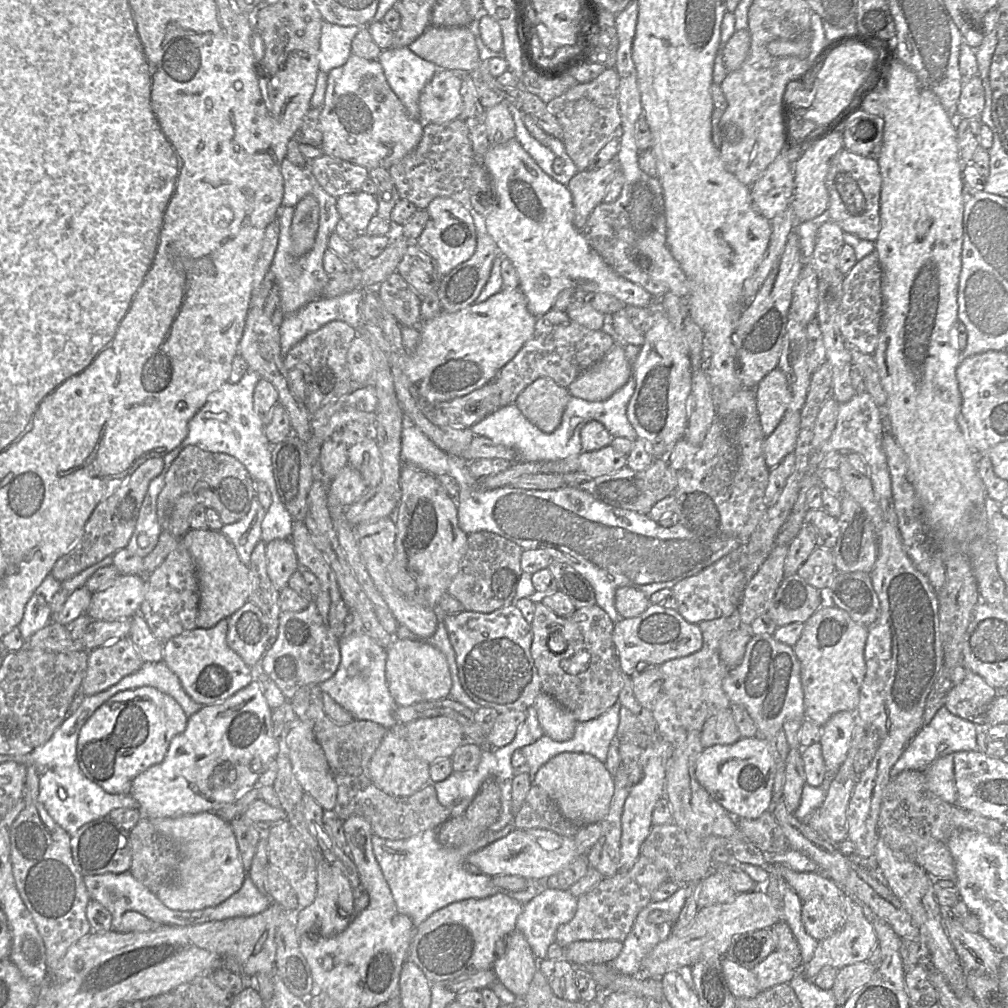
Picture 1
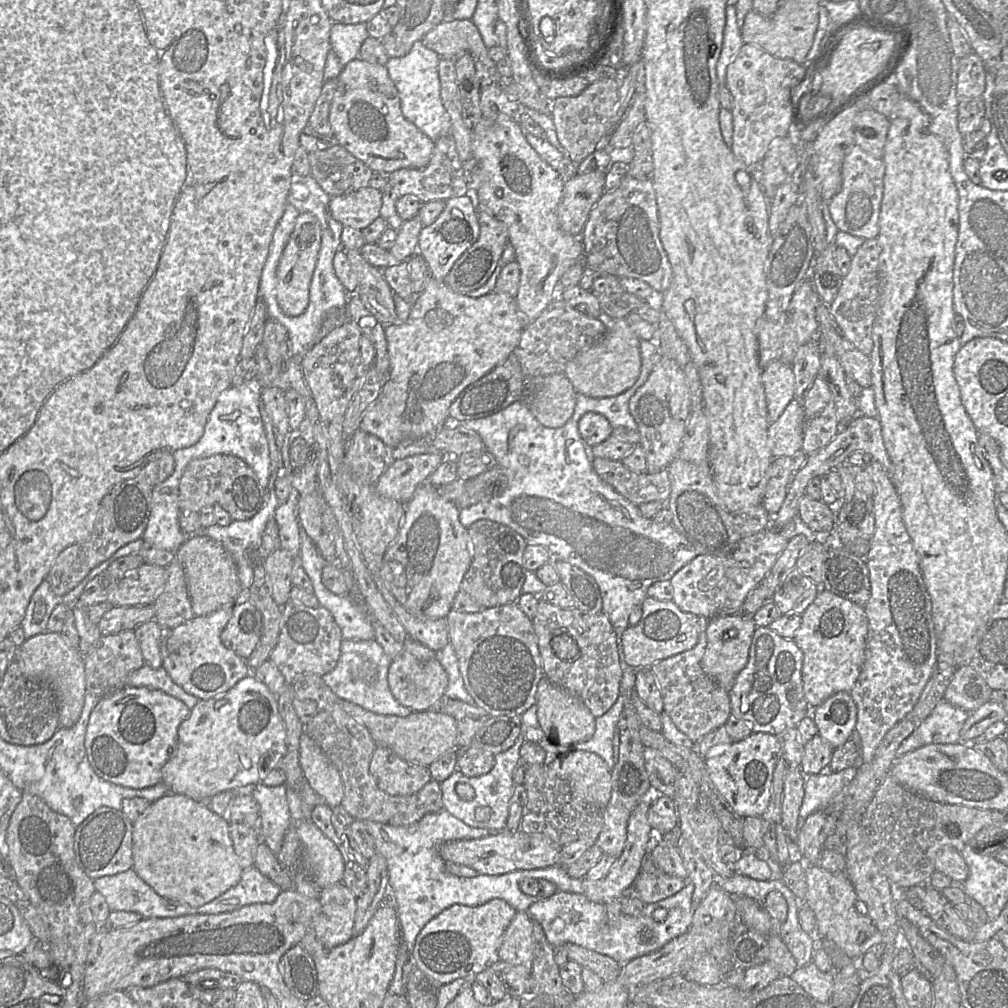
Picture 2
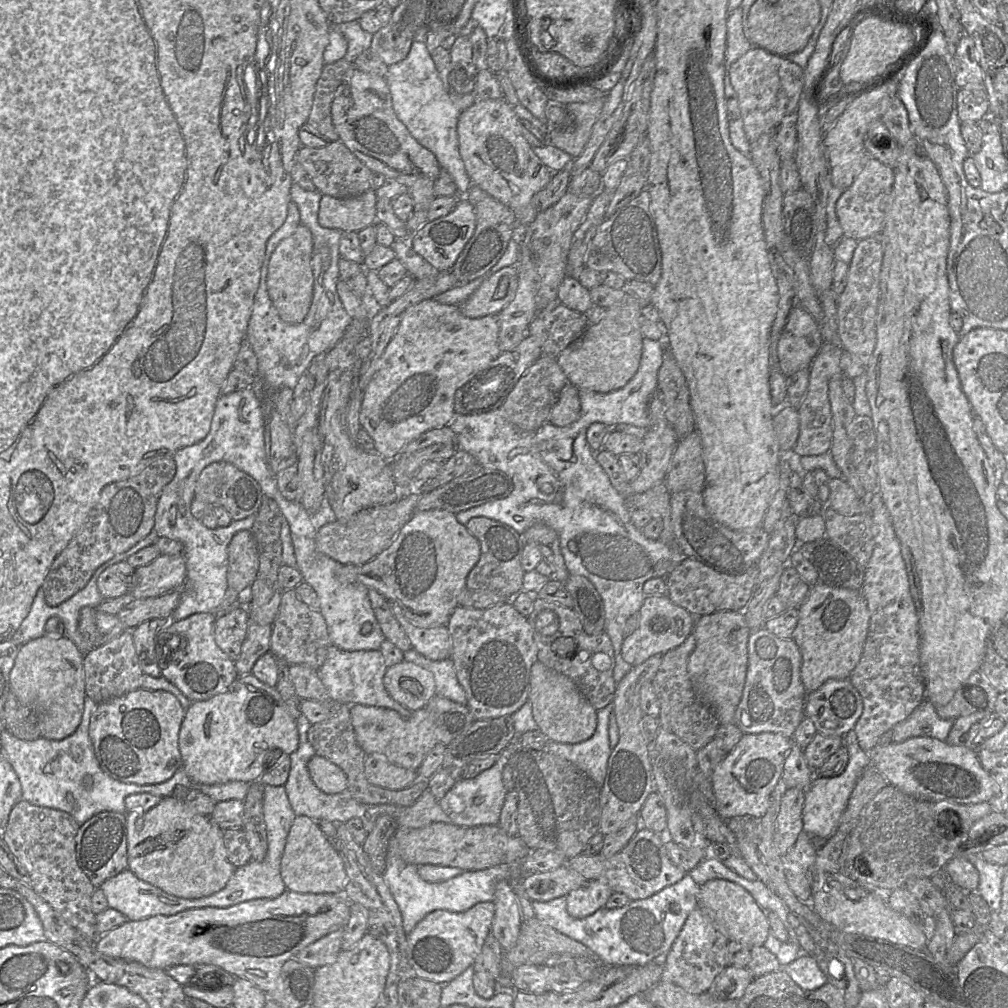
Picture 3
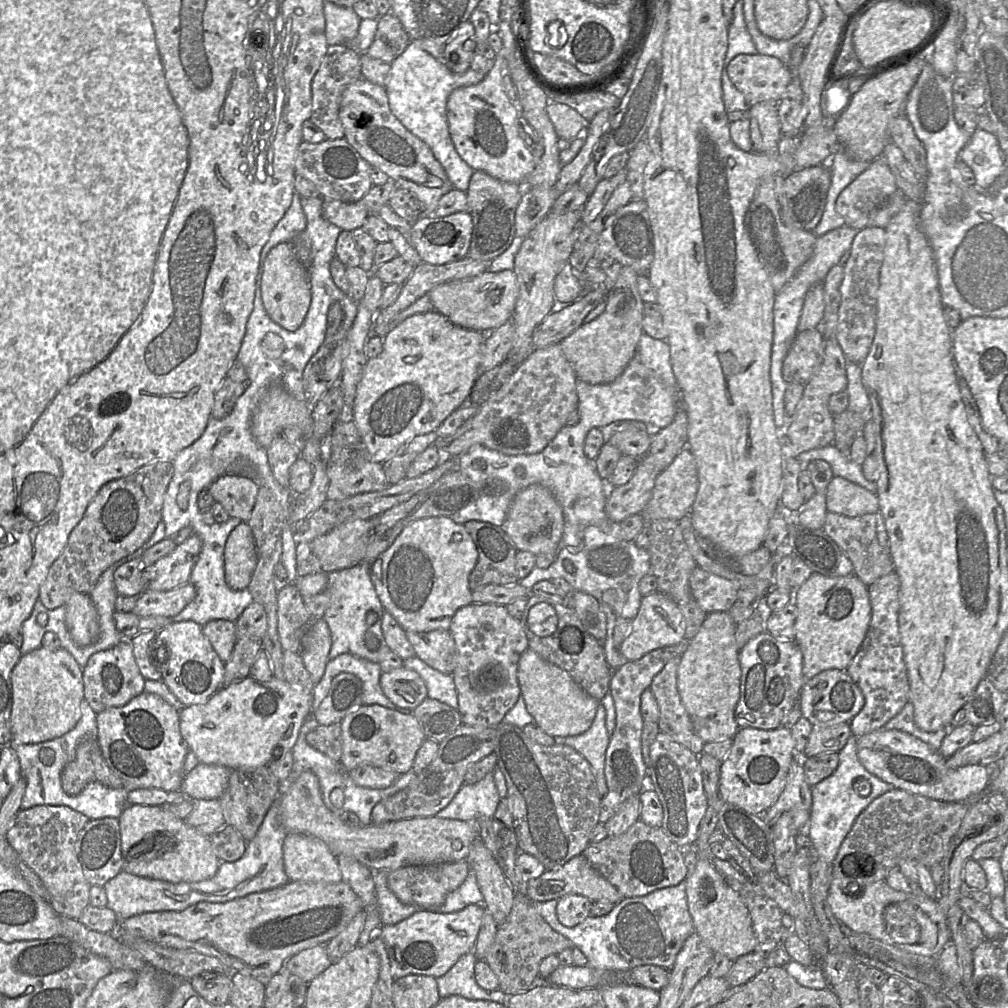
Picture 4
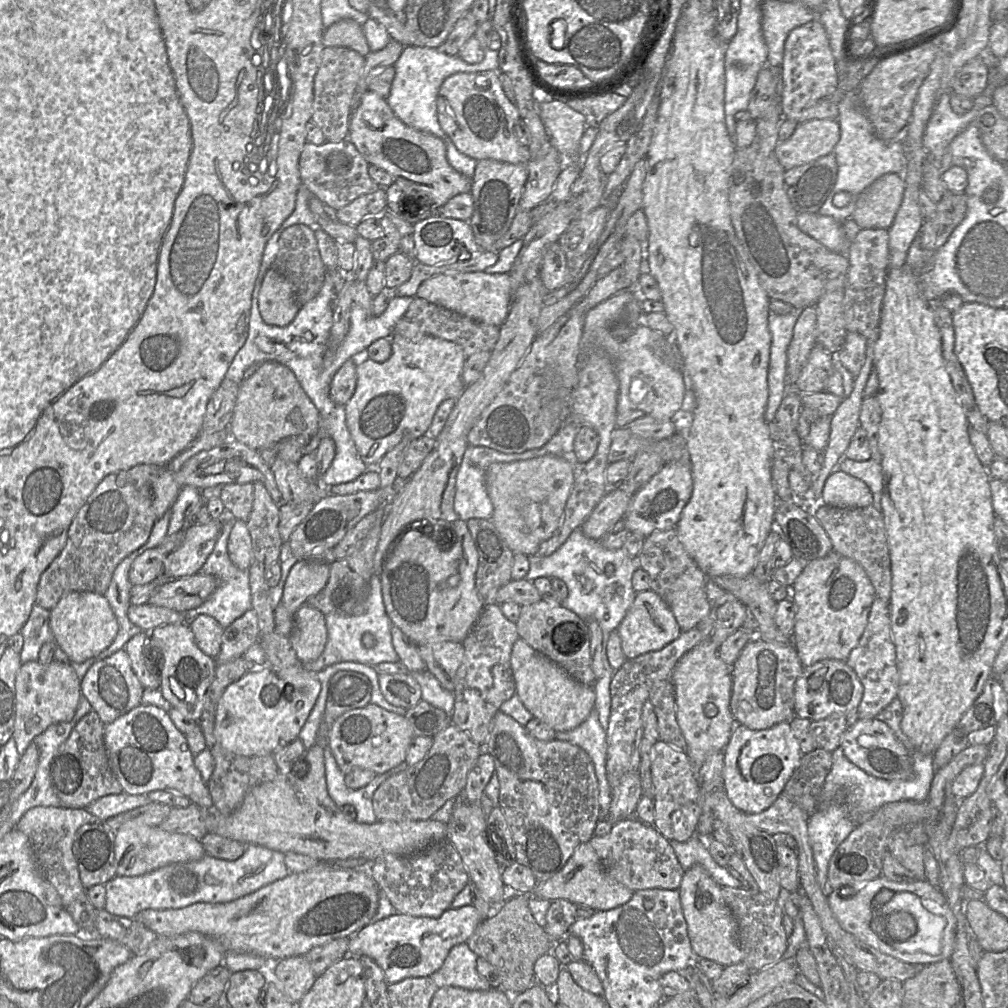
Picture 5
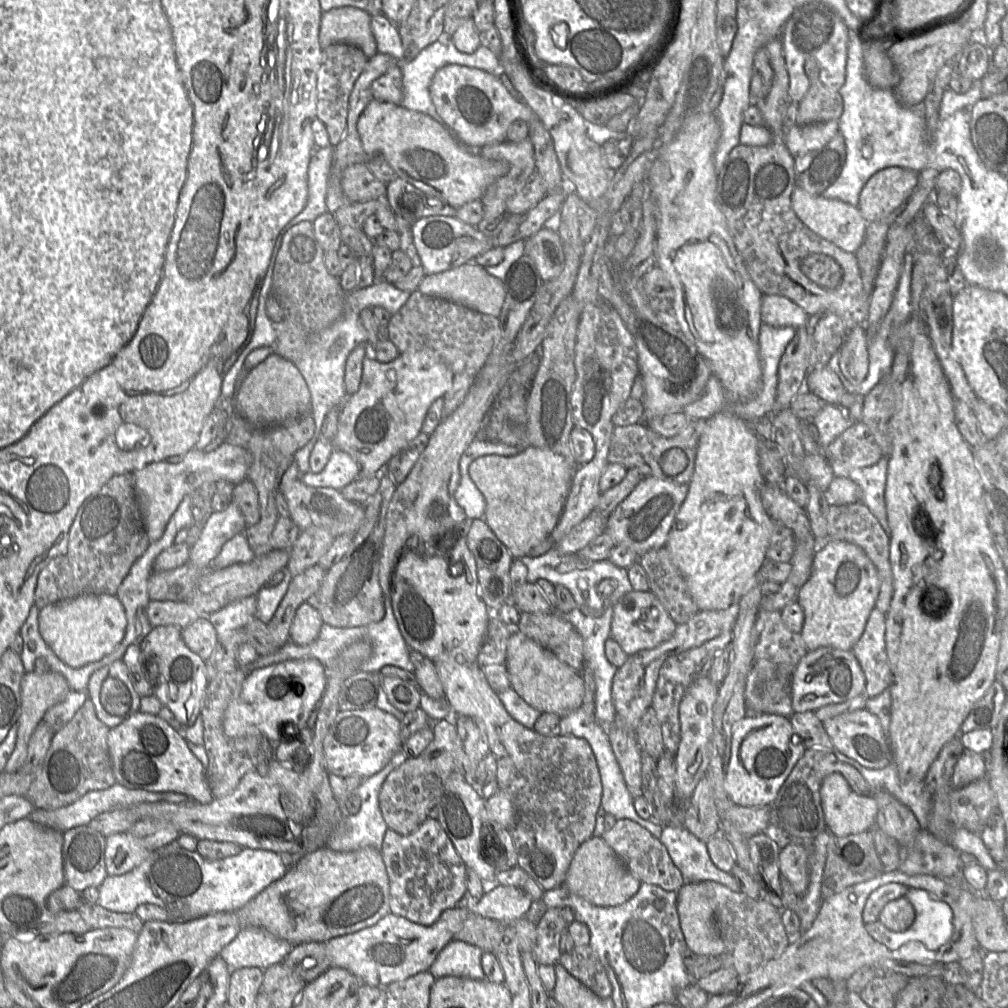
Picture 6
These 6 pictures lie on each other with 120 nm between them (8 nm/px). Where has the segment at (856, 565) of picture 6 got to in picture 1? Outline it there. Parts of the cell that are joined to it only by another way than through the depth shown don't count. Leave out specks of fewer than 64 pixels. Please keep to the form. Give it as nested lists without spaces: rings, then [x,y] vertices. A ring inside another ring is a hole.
[[[834,605],[820,606],[804,623],[801,637],[793,646],[800,663],[804,719],[822,727],[837,712],[856,713],[866,672],[864,651],[867,637],[867,627],[855,622],[846,611]]]

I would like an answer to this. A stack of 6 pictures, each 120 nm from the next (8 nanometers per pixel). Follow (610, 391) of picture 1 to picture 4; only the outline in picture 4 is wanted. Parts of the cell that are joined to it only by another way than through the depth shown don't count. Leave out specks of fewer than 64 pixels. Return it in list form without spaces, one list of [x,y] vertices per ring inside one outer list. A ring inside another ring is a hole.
[[[623,266],[607,294],[605,311],[590,323],[584,323],[559,343],[565,358],[574,368],[577,380],[589,384],[613,382],[634,356],[643,333],[644,317],[644,302],[637,288],[638,276],[632,268]]]

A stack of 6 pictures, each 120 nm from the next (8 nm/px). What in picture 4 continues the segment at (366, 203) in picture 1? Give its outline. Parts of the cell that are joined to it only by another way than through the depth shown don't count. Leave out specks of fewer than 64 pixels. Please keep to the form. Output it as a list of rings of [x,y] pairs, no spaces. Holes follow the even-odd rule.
[[[331,199],[323,200],[323,217],[338,226],[342,231],[355,232],[362,229],[371,215],[362,199],[353,203],[344,203]]]

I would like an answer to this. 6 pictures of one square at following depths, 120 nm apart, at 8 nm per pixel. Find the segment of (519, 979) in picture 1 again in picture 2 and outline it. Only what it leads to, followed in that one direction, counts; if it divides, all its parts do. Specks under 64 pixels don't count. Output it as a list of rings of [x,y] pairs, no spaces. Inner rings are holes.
[[[526,911],[516,912],[502,936],[497,951],[498,961],[514,966],[532,967],[532,919]]]

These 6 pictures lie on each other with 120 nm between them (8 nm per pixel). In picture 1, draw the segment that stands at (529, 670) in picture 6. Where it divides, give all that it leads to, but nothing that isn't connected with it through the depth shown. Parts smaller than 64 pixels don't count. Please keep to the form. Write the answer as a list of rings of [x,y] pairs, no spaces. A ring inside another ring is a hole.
[[[541,691],[536,697],[533,707],[546,736],[559,742],[573,737],[578,722],[552,696]]]

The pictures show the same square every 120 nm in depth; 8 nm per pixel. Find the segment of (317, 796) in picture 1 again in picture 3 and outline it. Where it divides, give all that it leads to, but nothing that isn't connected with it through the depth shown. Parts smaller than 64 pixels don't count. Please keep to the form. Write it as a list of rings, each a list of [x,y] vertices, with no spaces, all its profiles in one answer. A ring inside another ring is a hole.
[[[315,754],[307,763],[309,775],[316,787],[326,794],[337,794],[347,789],[344,772],[326,758]]]

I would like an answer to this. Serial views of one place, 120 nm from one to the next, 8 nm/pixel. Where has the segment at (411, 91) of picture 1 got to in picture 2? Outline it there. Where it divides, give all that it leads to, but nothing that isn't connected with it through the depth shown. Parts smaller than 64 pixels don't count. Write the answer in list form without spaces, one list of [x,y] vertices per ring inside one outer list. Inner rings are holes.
[[[422,41],[413,44],[410,52],[402,57],[390,57],[385,67],[400,98],[403,116],[434,142],[450,135],[450,118],[440,95],[438,74],[439,55],[425,47]]]

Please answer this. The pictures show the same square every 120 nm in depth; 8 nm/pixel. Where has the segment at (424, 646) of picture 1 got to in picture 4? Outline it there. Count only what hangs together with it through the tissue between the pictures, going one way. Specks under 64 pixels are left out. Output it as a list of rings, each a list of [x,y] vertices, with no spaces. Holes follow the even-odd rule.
[[[404,666],[382,673],[380,686],[384,695],[395,705],[413,710],[427,697],[427,688],[418,673]]]

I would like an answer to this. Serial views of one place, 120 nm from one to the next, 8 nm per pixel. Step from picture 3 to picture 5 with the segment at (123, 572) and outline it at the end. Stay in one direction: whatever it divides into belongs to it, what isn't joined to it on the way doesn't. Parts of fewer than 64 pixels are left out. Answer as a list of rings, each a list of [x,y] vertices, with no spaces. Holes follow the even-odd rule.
[[[158,548],[146,550],[136,557],[129,571],[129,581],[133,586],[145,585],[163,578],[164,561],[167,557]]]

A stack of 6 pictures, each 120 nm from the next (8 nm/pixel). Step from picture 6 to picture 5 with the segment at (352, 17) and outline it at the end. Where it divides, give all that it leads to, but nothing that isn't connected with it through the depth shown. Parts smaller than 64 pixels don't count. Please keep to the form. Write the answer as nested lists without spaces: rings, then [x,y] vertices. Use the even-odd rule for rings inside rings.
[[[342,19],[324,30],[324,47],[347,47],[366,57],[371,51],[364,35],[362,25],[352,19]]]

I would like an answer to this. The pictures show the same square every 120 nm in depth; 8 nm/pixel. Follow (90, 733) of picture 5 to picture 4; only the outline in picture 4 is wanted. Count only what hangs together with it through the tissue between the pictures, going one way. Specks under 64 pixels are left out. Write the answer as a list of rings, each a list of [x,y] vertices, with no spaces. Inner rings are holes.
[[[84,737],[77,745],[74,760],[61,772],[61,784],[65,793],[75,796],[80,794],[89,783],[95,781],[113,789],[125,787],[123,780],[108,767],[98,739]]]

